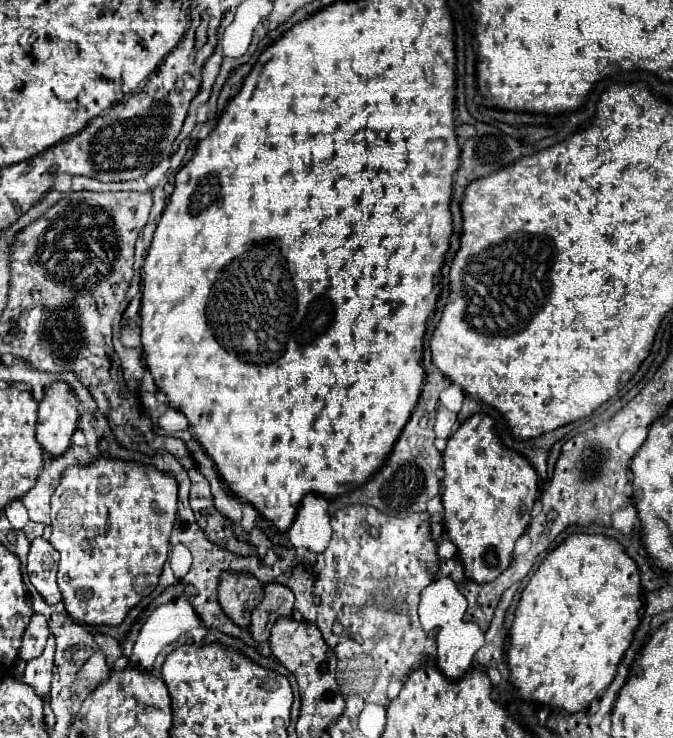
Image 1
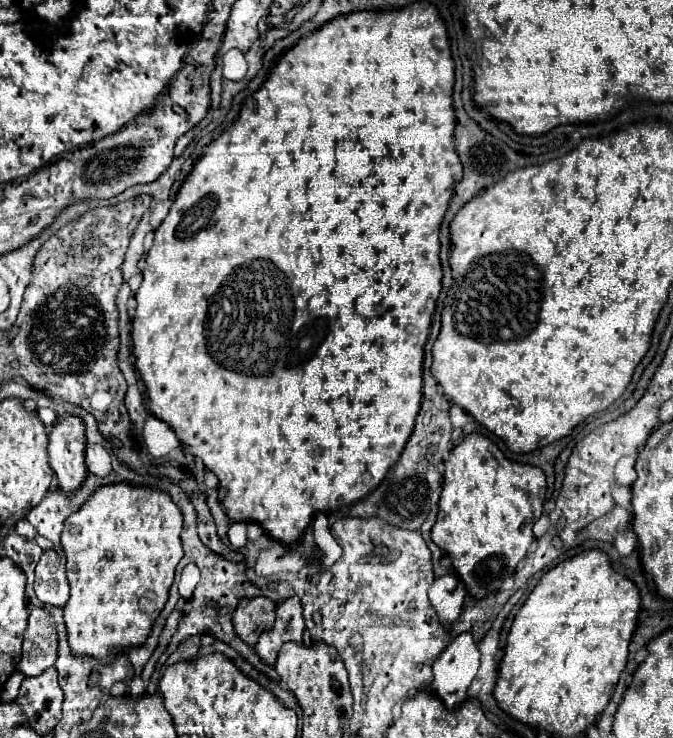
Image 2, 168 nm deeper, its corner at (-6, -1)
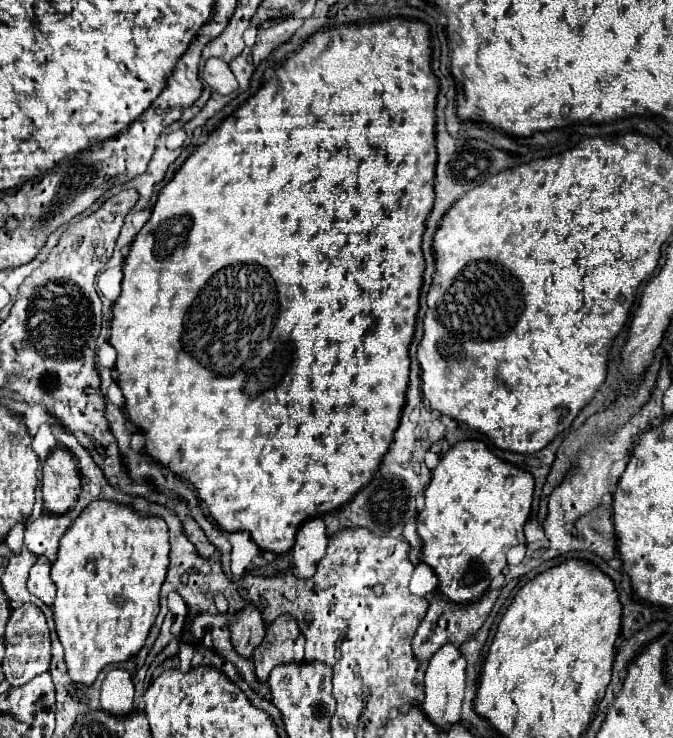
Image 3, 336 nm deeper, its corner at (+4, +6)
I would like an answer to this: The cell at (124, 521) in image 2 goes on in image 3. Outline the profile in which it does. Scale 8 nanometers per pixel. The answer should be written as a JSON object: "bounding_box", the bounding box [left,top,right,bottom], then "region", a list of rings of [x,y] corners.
{"bounding_box":[51,499,169,685],"region":[[[103,499],[91,501],[63,533],[57,561],[51,567],[51,579],[57,585],[53,613],[55,629],[65,649],[65,663],[75,683],[91,685],[105,665],[127,661],[143,647],[159,613],[159,589],[165,581],[167,565],[169,531],[165,521],[155,515],[143,515],[131,505]]]}

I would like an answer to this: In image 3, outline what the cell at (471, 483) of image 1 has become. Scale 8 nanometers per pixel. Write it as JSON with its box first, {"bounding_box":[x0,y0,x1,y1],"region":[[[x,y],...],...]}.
{"bounding_box":[417,439,533,603],"region":[[[479,439],[457,441],[443,453],[439,465],[431,473],[431,483],[425,489],[425,507],[417,517],[417,531],[423,539],[423,561],[433,567],[439,589],[455,603],[477,601],[507,565],[507,549],[525,543],[523,525],[529,519],[533,503],[533,475],[515,467],[487,449]]]}

